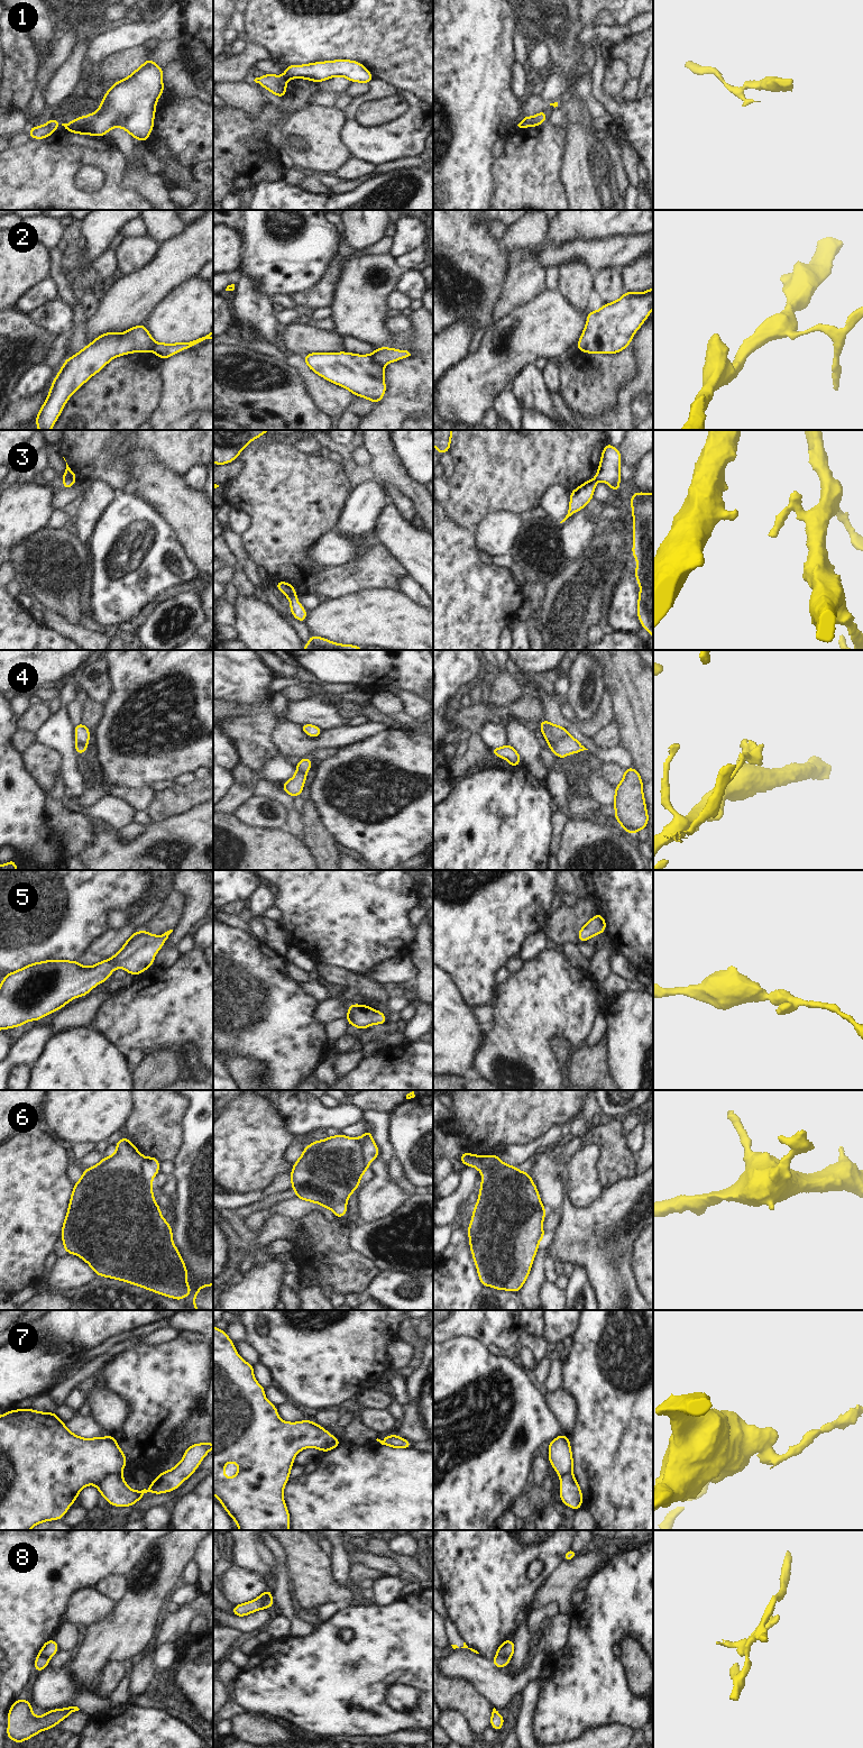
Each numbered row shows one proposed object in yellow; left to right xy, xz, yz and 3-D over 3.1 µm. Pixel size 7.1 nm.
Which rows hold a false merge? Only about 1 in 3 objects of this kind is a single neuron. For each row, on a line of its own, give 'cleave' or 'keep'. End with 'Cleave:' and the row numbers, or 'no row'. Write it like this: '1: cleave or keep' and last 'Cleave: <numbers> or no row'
1: cleave
2: cleave
3: cleave
4: cleave
5: keep
6: cleave
7: cleave
8: cleave
Cleave: 1, 2, 3, 4, 6, 7, 8

